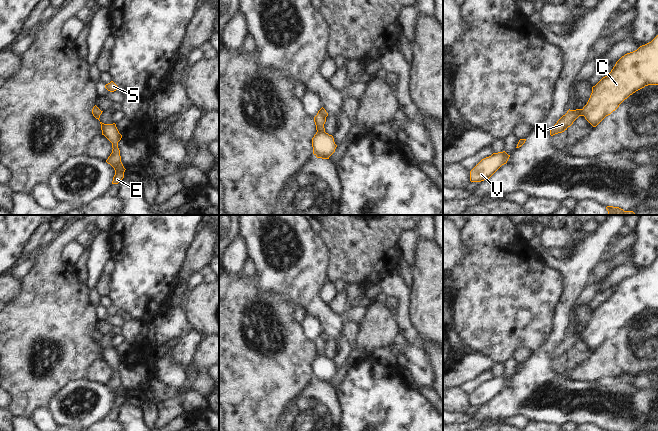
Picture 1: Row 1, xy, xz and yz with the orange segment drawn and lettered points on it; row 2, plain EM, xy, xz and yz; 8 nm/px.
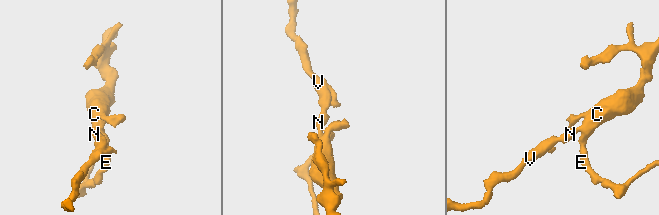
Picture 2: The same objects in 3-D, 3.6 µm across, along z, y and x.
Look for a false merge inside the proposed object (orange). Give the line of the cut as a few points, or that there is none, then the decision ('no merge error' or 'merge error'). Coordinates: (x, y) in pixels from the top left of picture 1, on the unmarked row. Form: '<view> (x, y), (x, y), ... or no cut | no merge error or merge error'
no cut | no merge error

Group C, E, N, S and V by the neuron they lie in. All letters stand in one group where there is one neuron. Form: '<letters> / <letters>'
C E N S V

